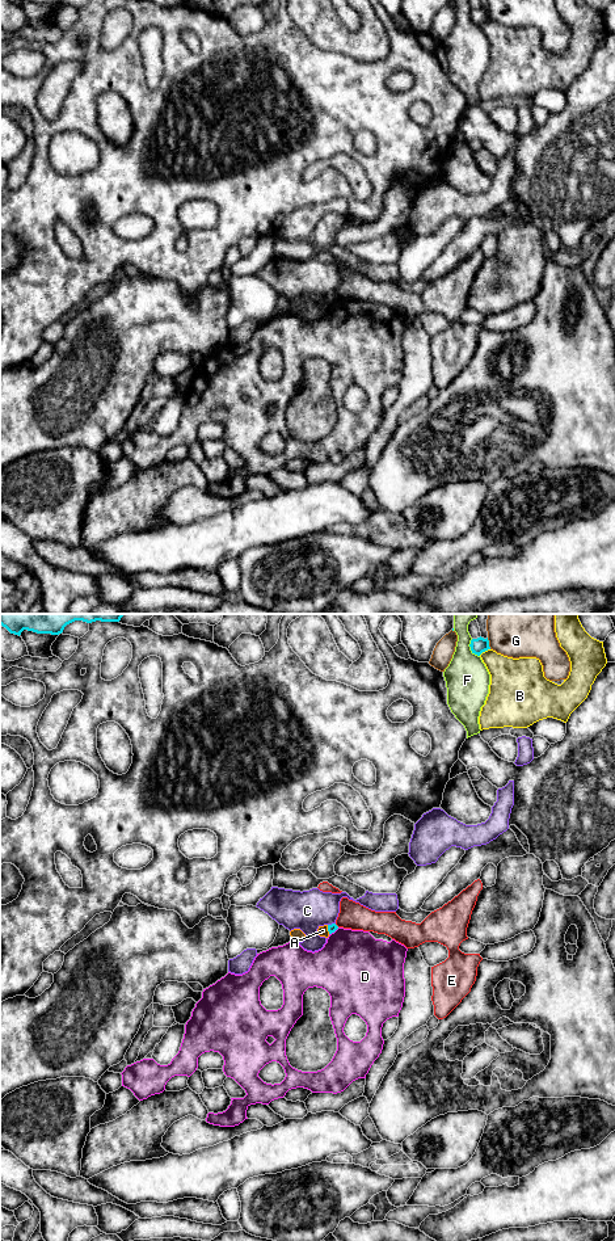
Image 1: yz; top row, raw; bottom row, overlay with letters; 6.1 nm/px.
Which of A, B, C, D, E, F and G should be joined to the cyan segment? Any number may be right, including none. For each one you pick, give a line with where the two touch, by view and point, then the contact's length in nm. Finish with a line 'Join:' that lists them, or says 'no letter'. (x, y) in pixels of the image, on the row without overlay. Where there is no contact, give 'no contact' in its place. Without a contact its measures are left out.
Join: no letter

